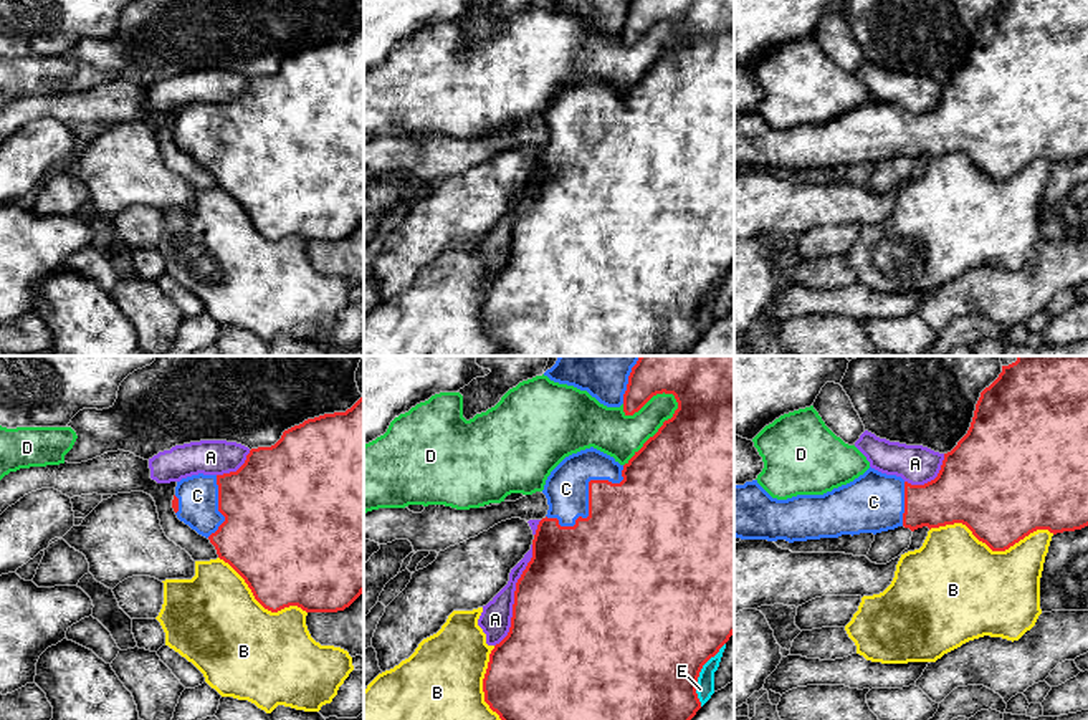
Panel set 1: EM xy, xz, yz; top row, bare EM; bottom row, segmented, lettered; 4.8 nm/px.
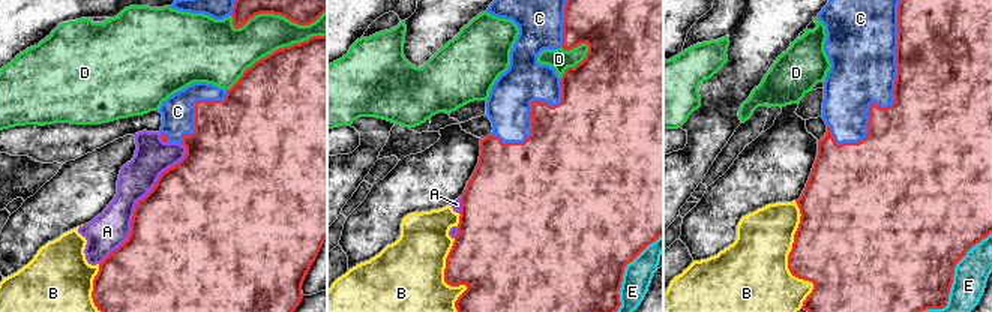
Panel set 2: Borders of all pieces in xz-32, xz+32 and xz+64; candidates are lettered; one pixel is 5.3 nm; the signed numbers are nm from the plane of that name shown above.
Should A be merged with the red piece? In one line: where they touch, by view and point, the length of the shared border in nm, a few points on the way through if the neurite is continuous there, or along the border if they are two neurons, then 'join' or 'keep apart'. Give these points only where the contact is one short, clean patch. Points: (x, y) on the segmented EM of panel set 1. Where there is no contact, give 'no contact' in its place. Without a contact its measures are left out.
contact xz (515, 596); length 550 nm; keep apart

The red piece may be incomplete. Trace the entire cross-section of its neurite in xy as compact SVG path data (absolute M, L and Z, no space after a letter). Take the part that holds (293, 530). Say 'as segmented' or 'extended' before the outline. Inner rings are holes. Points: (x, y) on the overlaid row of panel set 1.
extended | M364 396L346 412L308 419L284 430L274 445L251 449L236 472L182 478L172 508L180 521L210 540L265 609L344 611L364 593Z

